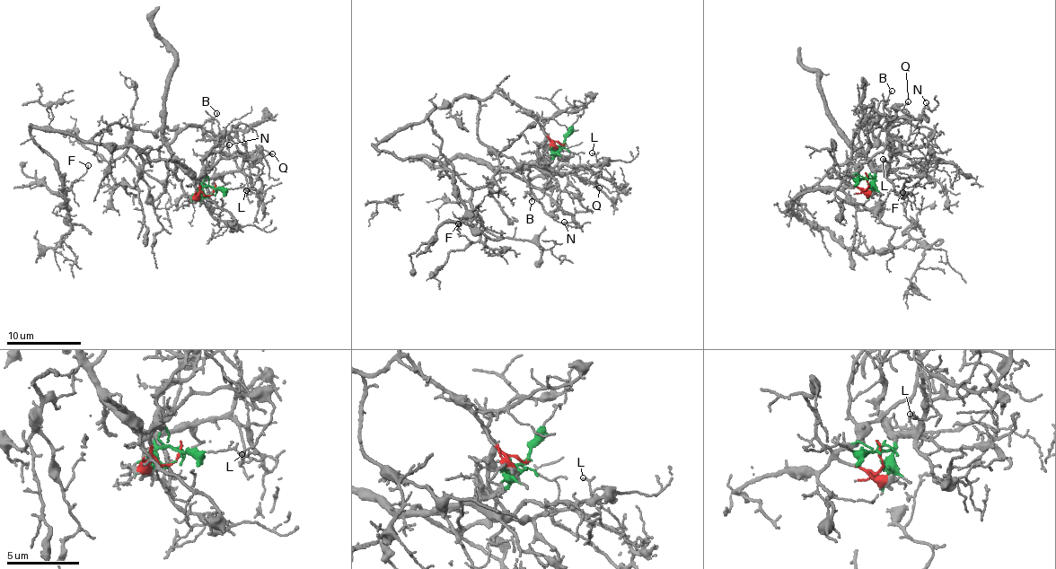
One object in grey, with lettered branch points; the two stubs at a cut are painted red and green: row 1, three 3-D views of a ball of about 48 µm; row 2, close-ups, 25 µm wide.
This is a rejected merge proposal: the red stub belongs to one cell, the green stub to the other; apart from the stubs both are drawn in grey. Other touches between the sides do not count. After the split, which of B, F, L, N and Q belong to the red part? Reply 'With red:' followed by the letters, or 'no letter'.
With red: F

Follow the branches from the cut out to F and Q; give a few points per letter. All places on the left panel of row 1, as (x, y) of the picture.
F: (211, 194), (203, 195), (199, 178), (175, 161), (30, 130), (57, 170), (63, 207), (88, 165)
Q: (212, 193), (214, 190), (194, 177), (212, 179), (242, 166), (256, 151), (267, 155), (273, 154)

